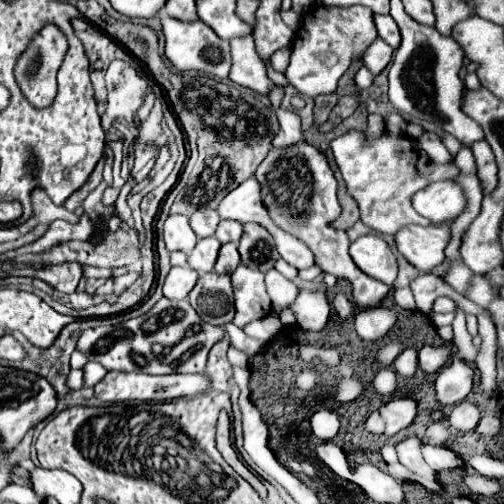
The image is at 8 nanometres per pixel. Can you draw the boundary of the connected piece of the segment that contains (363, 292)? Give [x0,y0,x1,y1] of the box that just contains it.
[255,142,389,306]

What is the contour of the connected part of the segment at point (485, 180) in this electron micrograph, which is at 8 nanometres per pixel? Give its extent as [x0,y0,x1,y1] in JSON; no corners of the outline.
[471,140,497,196]

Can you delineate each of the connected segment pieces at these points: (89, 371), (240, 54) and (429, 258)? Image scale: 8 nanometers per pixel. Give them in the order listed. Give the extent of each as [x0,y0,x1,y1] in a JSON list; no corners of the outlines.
[[85,362,107,386],[229,34,275,96],[395,224,451,272]]

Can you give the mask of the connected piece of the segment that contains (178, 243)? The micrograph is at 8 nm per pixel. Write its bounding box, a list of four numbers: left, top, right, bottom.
[163,214,197,254]

